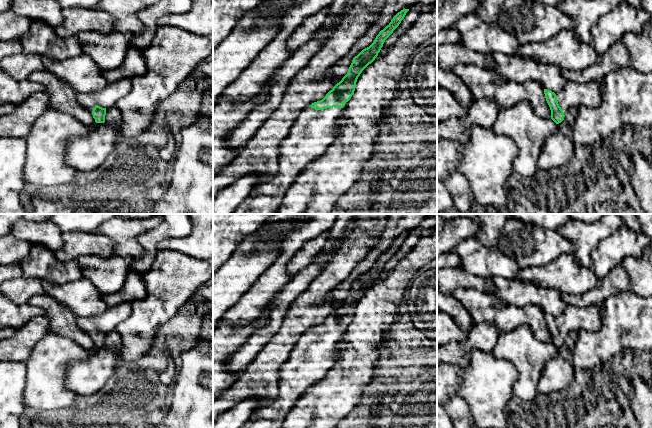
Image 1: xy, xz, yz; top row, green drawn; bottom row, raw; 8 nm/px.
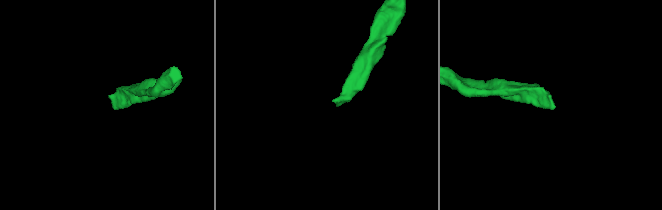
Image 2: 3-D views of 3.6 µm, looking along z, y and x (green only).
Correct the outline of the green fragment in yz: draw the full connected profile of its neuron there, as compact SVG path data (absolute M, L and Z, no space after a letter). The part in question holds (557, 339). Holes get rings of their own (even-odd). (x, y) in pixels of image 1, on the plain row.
M567 305L563 313L555 318L544 313L546 325L551 334L551 343L559 348L564 344L565 337L571 331L598 331L602 323L602 315L598 305L587 307Z

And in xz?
M409 233L398 236L379 256L374 266L352 284L347 298L326 320L302 334L278 379L278 395L268 405L257 408L241 428L281 428L285 417L306 390L320 381L333 367L338 356L338 344L345 327L350 324L362 295L378 280L385 264L404 243Z

